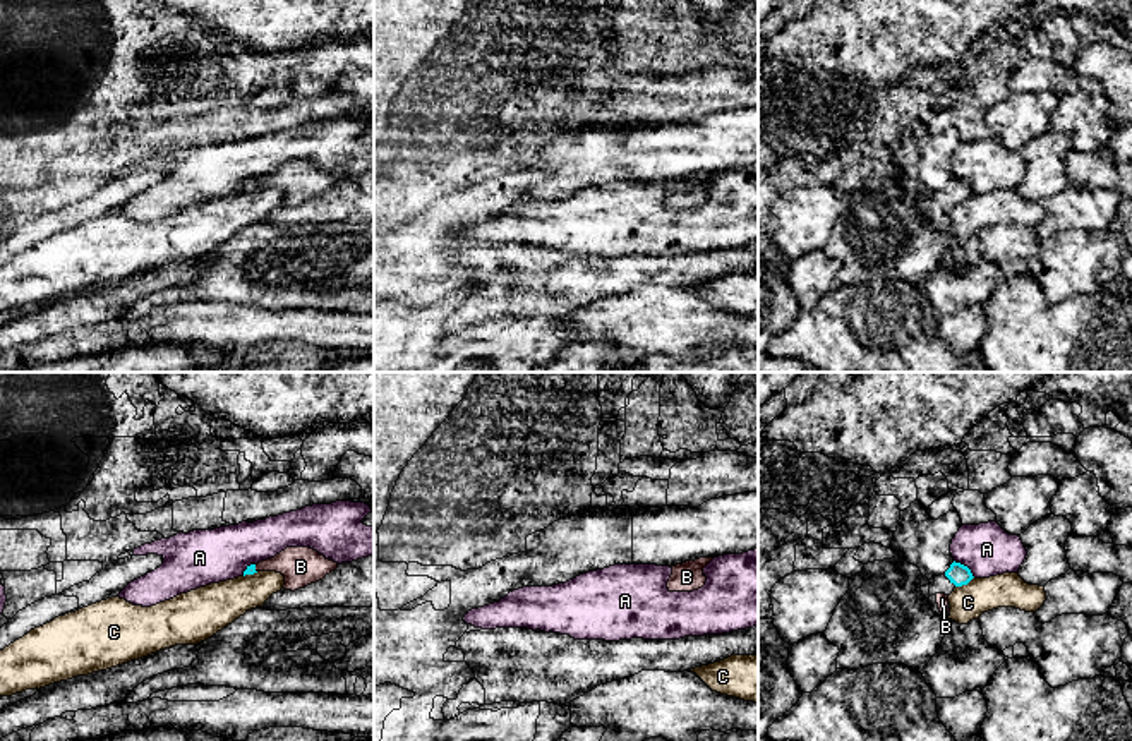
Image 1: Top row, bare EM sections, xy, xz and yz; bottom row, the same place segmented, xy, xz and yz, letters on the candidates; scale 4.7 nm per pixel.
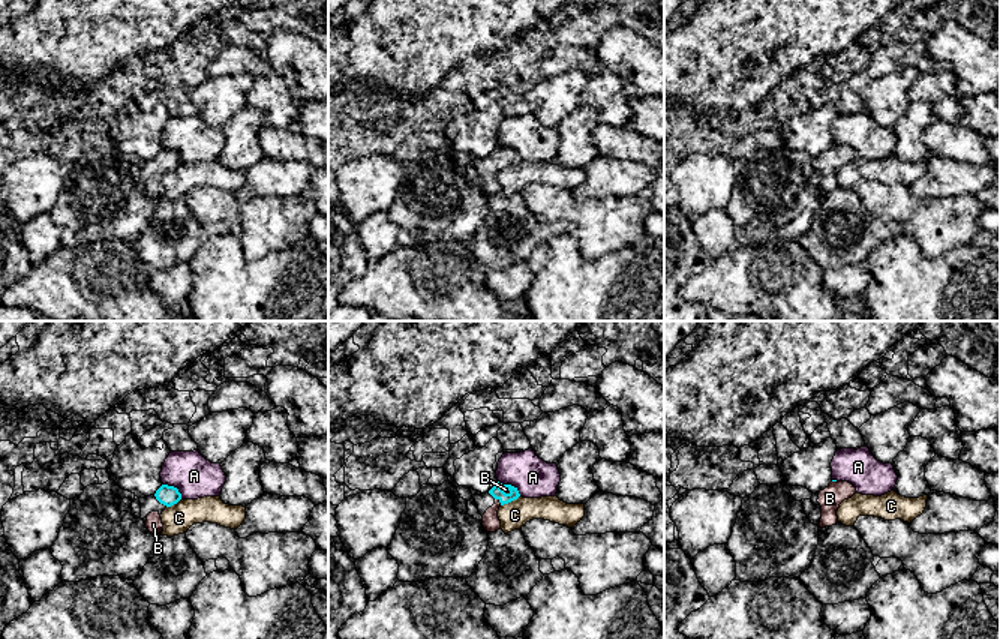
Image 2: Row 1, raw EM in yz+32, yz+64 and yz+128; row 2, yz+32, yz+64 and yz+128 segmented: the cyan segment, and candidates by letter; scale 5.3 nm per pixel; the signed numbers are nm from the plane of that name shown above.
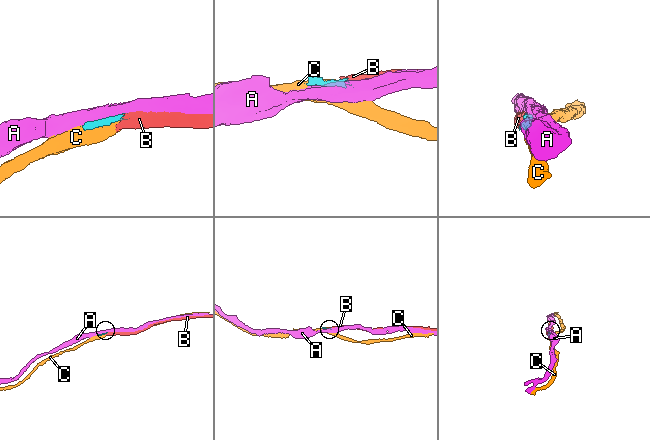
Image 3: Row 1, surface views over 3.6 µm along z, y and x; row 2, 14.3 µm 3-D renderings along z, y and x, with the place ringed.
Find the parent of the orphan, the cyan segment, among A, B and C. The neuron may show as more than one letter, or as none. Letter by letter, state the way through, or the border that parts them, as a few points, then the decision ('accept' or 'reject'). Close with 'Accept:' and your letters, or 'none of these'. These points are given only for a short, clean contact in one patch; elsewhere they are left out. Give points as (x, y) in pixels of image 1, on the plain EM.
A: reject
B: across xy (251, 186), (254, 184), (266, 180), (301, 182) | accept
C: reject
Accept: B

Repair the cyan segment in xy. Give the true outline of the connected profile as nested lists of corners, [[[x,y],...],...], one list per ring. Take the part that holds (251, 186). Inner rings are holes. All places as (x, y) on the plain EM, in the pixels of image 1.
[[[286,163],[271,175],[247,182],[244,192],[257,187],[276,187],[285,192],[283,204],[295,208],[322,196],[336,184],[338,178],[326,175],[310,163]]]

